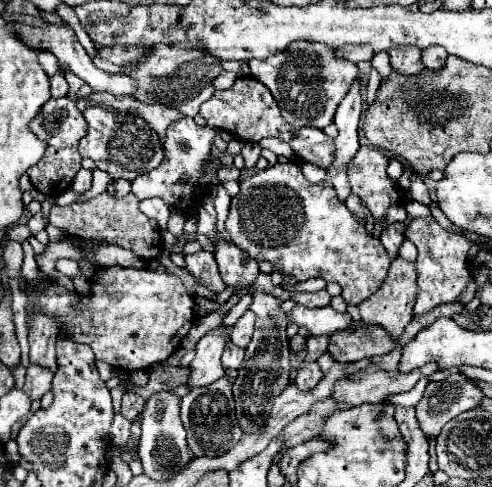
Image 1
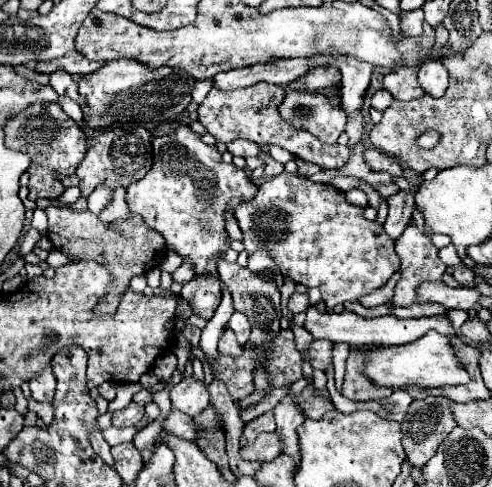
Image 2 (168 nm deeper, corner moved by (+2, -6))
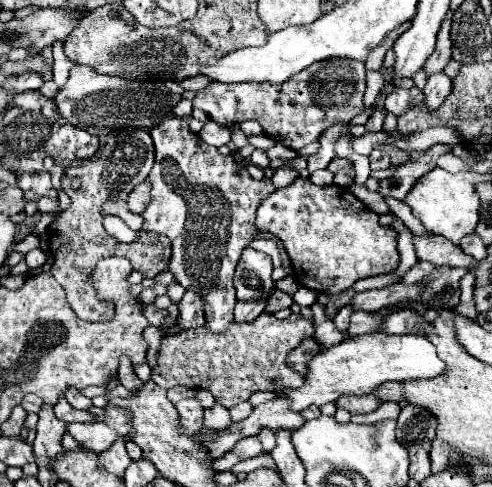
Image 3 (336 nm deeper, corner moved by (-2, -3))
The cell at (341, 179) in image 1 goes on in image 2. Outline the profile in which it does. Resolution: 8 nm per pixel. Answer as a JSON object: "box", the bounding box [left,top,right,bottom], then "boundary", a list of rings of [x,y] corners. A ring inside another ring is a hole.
{"box":[346,109,364,149],"boundary":[[[360,109],[354,113],[354,117],[350,117],[350,119],[348,119],[346,133],[348,133],[348,137],[350,137],[348,147],[352,149],[352,147],[354,147],[354,143],[362,139],[362,133],[364,133],[364,119],[362,119],[362,111],[360,111]]]}

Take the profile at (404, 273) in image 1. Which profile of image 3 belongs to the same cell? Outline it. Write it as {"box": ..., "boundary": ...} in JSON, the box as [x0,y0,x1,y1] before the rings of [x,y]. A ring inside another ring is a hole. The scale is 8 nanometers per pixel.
{"box":[336,394,382,412],"boundary":[[[364,394],[364,396],[340,396],[340,400],[336,400],[336,406],[348,410],[348,412],[372,412],[382,404],[382,400],[376,400],[376,396],[372,394]]]}

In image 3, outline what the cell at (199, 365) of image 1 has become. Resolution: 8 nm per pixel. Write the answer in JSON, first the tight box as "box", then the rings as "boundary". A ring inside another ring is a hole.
{"box":[176,398,204,436],"boundary":[[[184,398],[184,400],[176,402],[176,410],[180,414],[184,434],[188,434],[188,436],[198,434],[198,428],[204,422],[204,408],[200,406],[198,398]]]}

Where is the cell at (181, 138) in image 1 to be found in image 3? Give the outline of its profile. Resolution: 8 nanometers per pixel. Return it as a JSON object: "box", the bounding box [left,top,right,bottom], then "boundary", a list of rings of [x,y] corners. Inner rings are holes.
{"box":[142,116,274,332],"boundary":[[[172,116],[164,120],[160,126],[150,130],[150,136],[156,146],[156,162],[146,182],[150,184],[150,204],[142,212],[144,232],[164,234],[172,242],[172,258],[170,270],[174,278],[186,288],[204,296],[206,300],[206,320],[212,332],[224,332],[228,324],[234,322],[234,304],[236,294],[232,288],[234,268],[238,264],[240,252],[252,242],[258,234],[254,228],[254,214],[258,204],[274,190],[272,180],[254,180],[244,166],[238,166],[232,156],[222,156],[218,148],[208,146],[200,140],[196,132],[190,130],[184,118]]]}

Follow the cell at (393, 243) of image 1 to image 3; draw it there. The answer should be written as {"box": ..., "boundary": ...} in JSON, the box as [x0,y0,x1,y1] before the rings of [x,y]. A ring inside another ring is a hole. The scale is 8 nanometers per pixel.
{"box":[380,144,450,200],"boundary":[[[436,144],[432,146],[426,156],[422,156],[420,160],[408,160],[406,164],[396,168],[396,174],[392,178],[380,180],[382,190],[386,190],[386,196],[392,196],[396,200],[404,200],[406,194],[412,190],[412,186],[418,182],[418,178],[422,178],[424,174],[428,174],[430,170],[436,168],[436,160],[446,154],[450,148],[444,144]]]}

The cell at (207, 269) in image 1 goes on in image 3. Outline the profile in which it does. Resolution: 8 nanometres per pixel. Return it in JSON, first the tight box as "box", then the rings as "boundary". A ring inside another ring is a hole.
{"box":[178,292,206,328],"boundary":[[[186,292],[178,302],[178,326],[182,328],[200,328],[206,326],[204,316],[204,298],[196,296],[196,292]]]}

